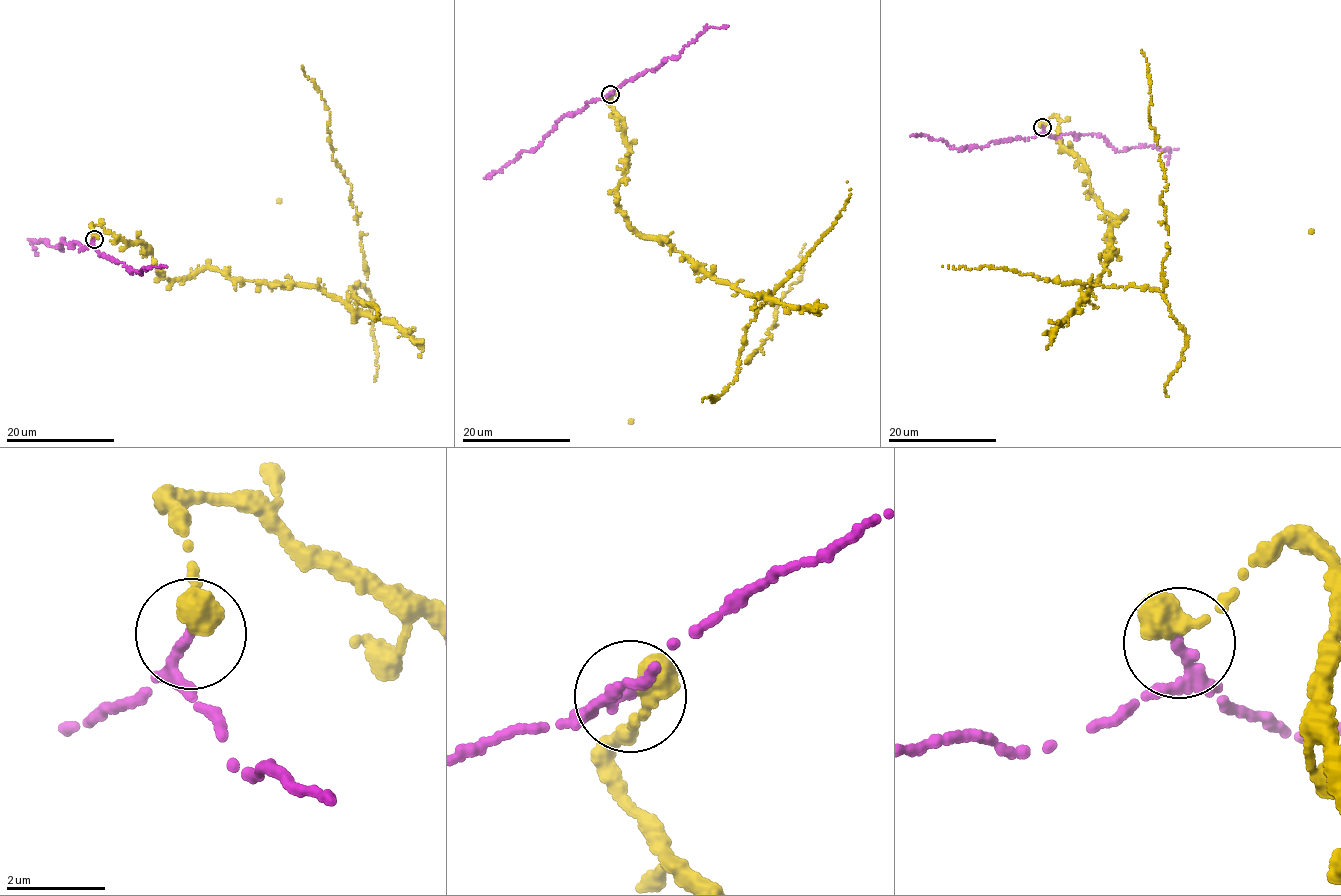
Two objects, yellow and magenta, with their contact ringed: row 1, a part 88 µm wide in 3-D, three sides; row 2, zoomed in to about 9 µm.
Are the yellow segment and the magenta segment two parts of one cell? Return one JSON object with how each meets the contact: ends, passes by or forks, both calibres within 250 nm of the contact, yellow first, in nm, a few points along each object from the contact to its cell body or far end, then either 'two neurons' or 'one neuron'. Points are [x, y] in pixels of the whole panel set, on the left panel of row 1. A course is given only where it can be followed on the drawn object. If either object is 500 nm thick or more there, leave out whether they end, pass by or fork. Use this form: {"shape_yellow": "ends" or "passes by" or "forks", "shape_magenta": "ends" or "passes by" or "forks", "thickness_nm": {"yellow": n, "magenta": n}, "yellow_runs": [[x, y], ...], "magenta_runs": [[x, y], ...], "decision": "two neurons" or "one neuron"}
{"thickness_nm": {"yellow": 550, "magenta": 180}, "yellow_runs": [[94, 239], [96, 224], [141, 241], [170, 279], [224, 270], [355, 309], [368, 280], [357, 209], [302, 67]], "magenta_runs": [[94, 240], [81, 250], [78, 243], [62, 242], [62, 238], [61, 250], [44, 240], [35, 241], [37, 254]], "decision": "two neurons"}

